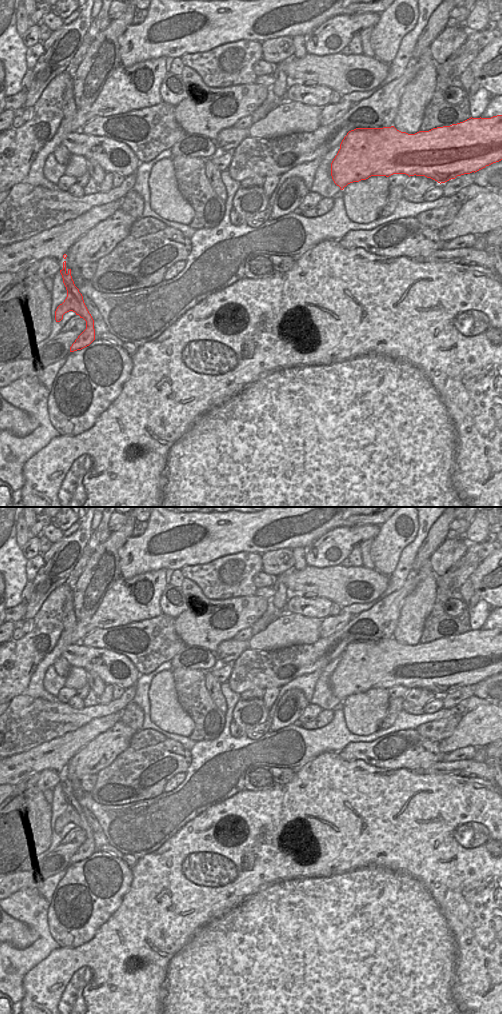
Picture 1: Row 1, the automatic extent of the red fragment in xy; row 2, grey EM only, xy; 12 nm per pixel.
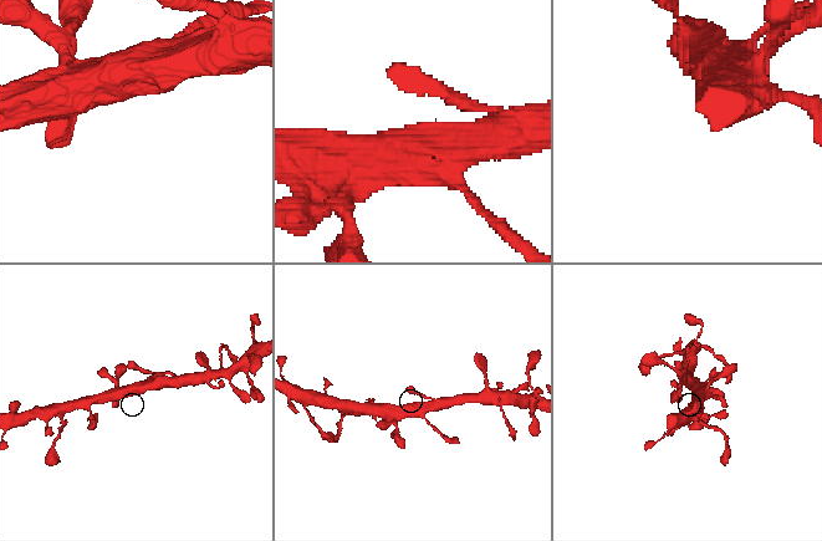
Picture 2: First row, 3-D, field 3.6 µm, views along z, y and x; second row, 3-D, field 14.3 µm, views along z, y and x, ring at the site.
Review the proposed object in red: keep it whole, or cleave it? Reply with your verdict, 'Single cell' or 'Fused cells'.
Single cell

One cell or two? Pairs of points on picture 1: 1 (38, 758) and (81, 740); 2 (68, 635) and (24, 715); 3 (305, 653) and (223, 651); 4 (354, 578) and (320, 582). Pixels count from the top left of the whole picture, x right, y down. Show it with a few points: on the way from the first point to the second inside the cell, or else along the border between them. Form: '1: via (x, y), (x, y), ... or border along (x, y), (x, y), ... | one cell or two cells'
1: via (49, 756), (56, 754), (70, 743) | one cell
2: border along (22, 694), (41, 697), (49, 701), (57, 701) | two cells
3: border along (248, 648), (233, 662) | two cells
4: via (346, 582), (328, 582) | one cell

